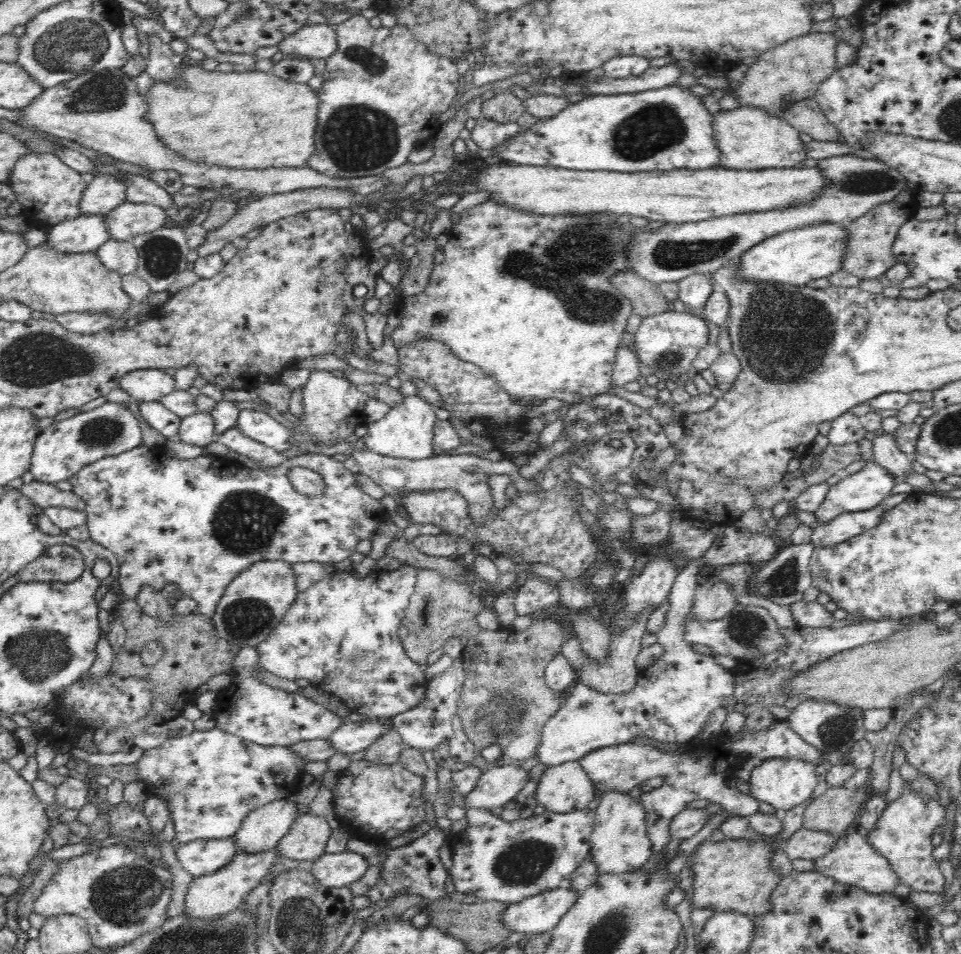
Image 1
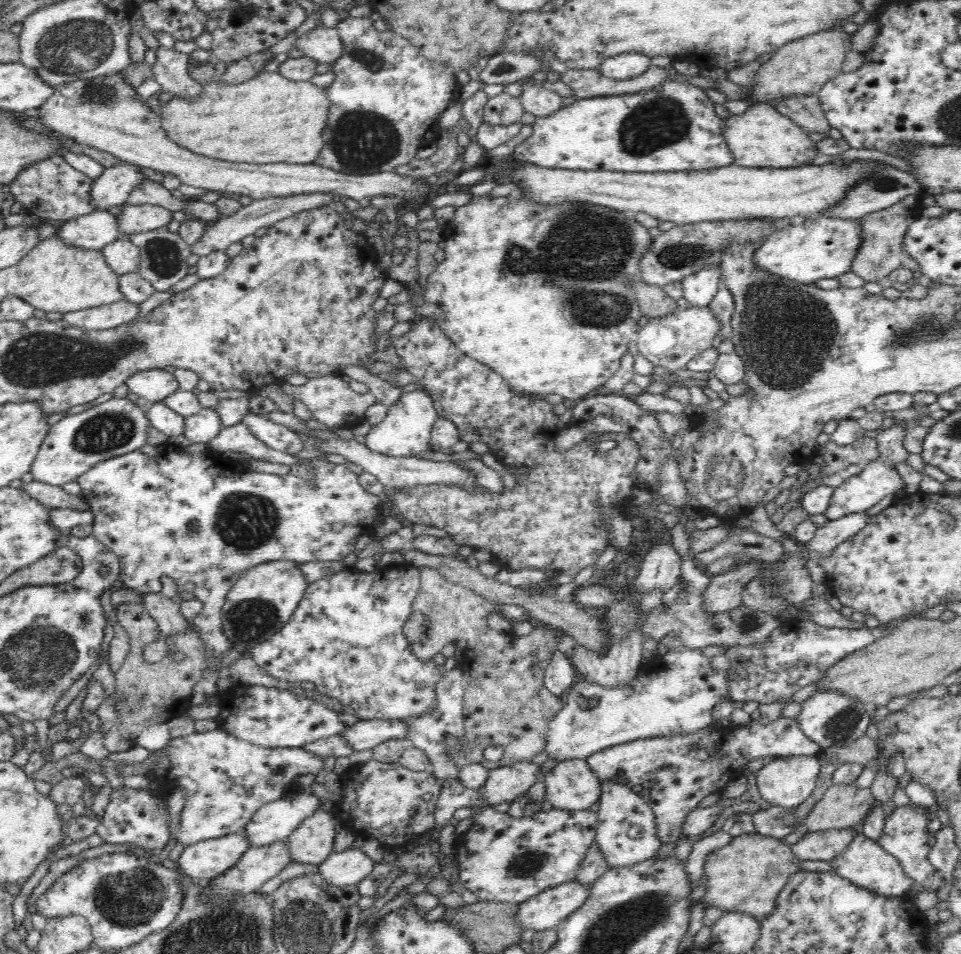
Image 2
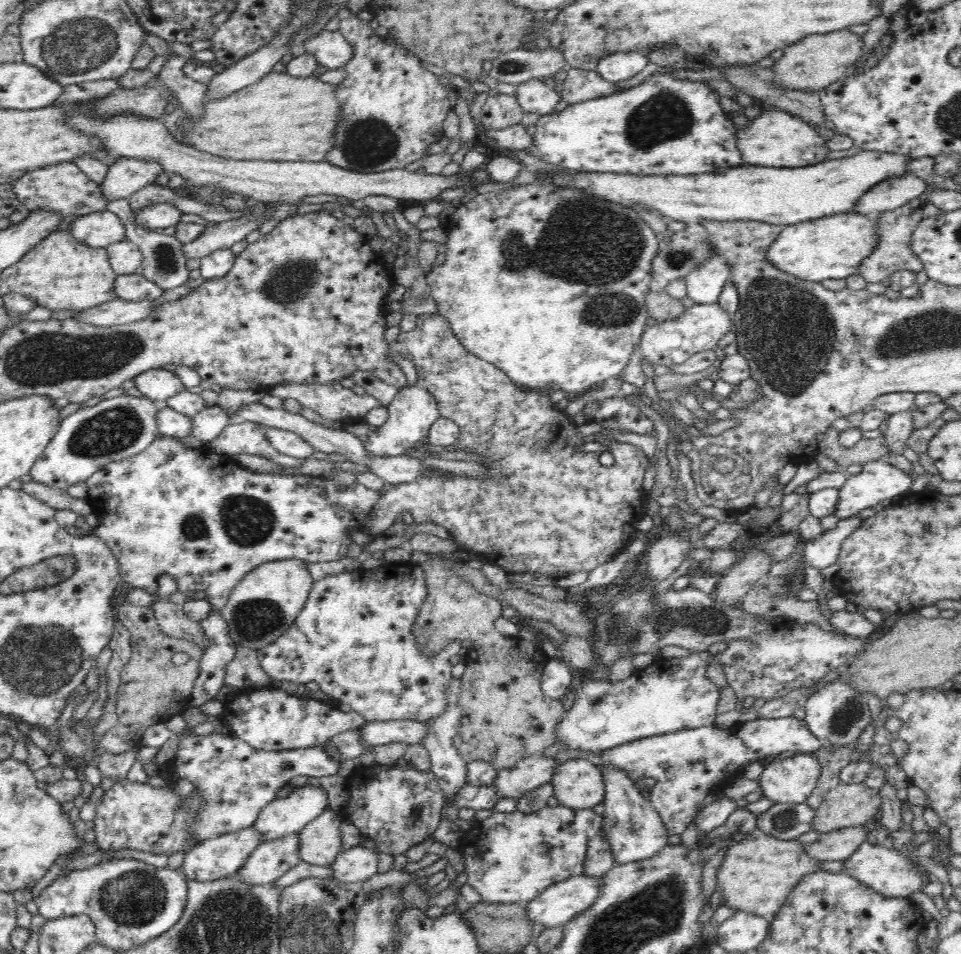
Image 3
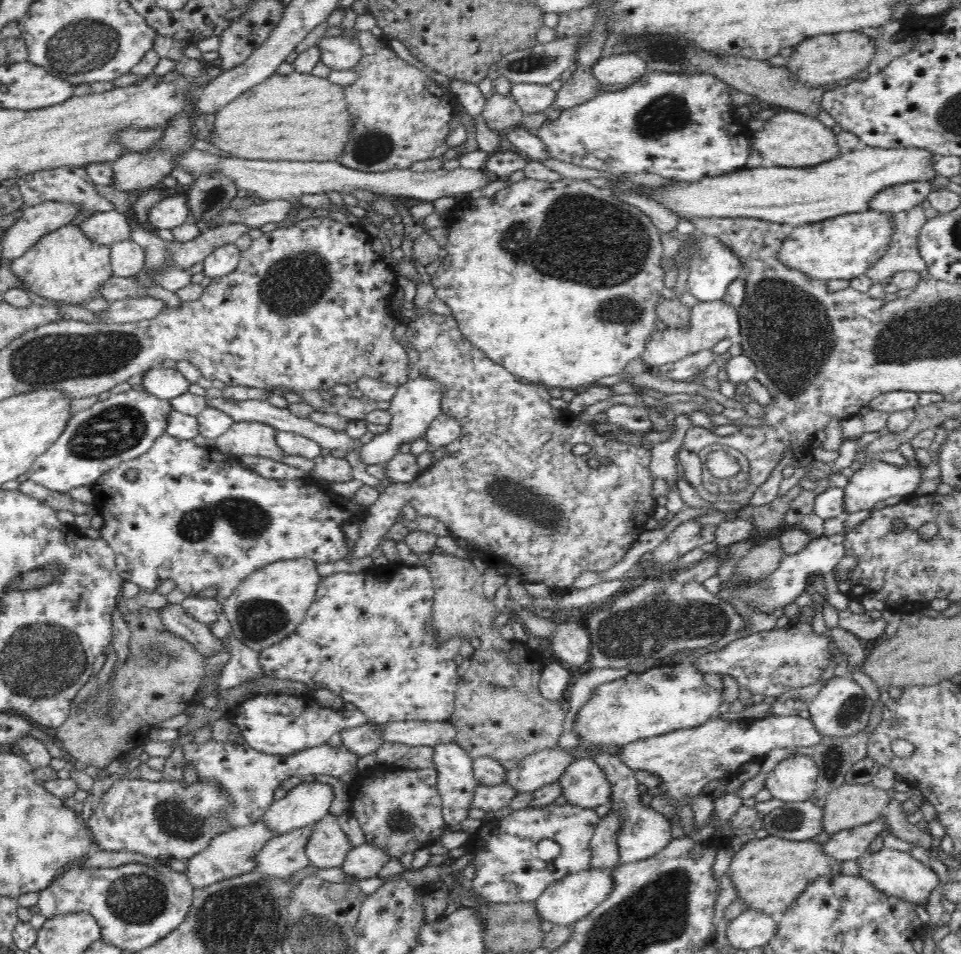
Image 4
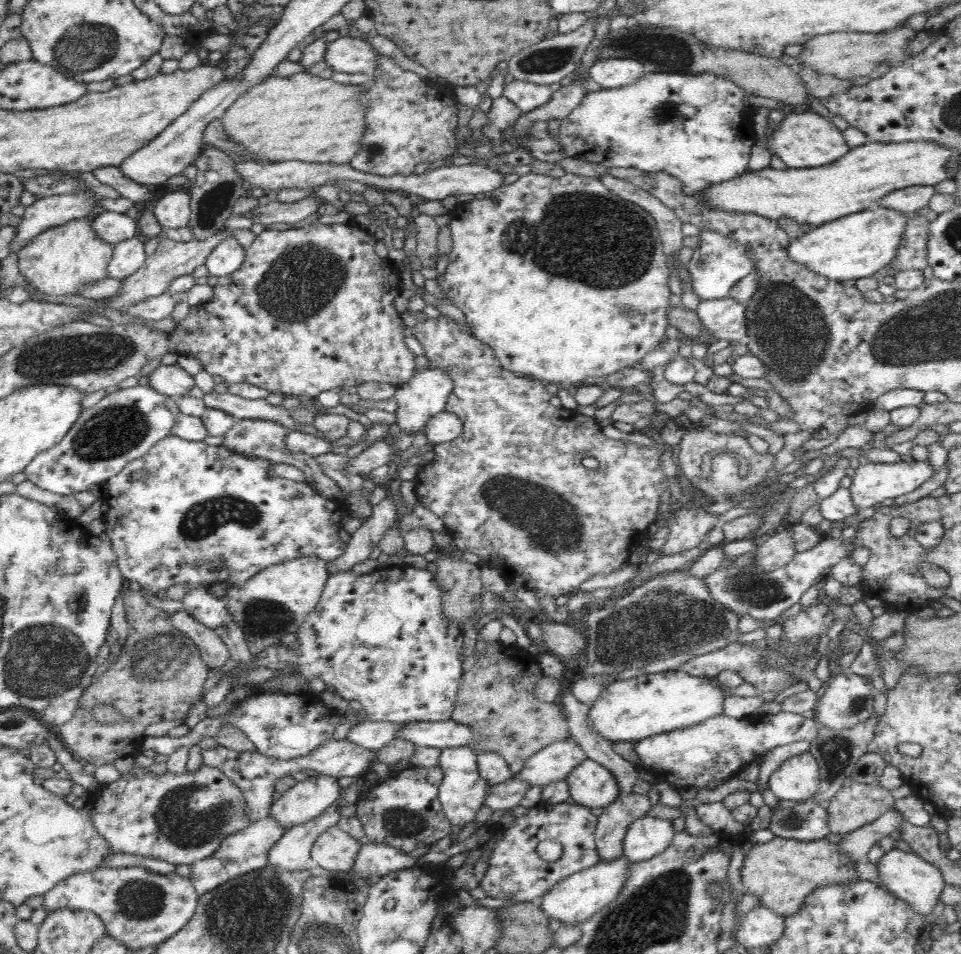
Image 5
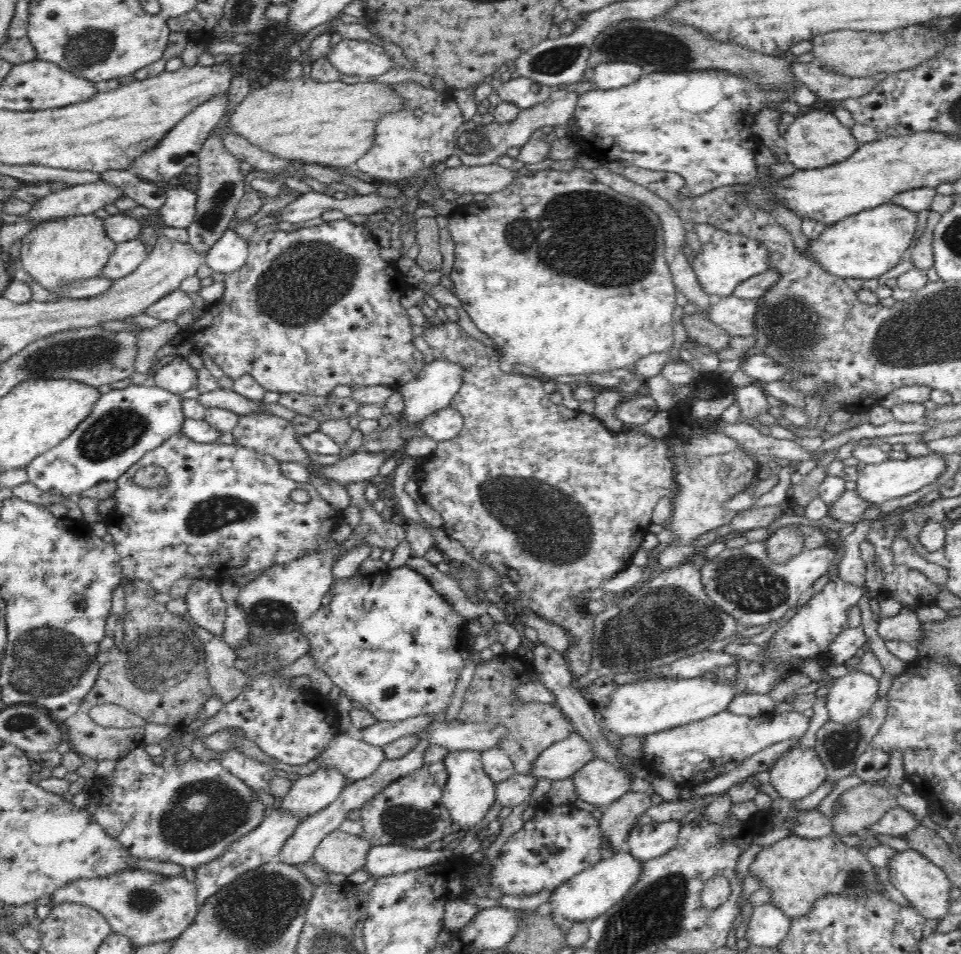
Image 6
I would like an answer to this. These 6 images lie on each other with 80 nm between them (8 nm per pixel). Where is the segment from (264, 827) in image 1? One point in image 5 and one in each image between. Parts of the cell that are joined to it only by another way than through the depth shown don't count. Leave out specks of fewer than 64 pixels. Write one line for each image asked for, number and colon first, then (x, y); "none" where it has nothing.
2: (273, 822)
3: (292, 810)
4: (307, 803)
5: (308, 799)

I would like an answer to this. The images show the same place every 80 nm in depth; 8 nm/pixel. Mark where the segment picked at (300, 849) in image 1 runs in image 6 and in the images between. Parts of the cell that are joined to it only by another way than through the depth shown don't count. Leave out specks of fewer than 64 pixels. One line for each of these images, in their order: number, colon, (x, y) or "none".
2: (312, 842)
3: (320, 841)
4: (327, 846)
5: (335, 850)
6: (340, 852)

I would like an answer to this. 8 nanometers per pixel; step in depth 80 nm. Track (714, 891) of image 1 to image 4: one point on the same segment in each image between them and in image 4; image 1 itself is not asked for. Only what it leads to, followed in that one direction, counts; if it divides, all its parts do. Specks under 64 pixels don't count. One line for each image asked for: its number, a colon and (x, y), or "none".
2: (746, 875)
3: (757, 873)
4: (769, 873)

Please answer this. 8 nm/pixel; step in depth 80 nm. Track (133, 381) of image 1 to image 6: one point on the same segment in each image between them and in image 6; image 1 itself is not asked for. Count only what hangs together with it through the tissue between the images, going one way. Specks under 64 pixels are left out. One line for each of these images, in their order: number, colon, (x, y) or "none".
2: (153, 386)
3: (158, 384)
4: (165, 383)
5: (172, 380)
6: (177, 376)

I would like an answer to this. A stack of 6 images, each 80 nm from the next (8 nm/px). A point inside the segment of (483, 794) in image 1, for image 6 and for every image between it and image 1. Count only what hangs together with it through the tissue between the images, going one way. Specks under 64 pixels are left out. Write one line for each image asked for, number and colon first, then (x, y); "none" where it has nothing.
2: (505, 784)
3: (528, 774)
4: (540, 768)
5: (552, 763)
6: (559, 761)

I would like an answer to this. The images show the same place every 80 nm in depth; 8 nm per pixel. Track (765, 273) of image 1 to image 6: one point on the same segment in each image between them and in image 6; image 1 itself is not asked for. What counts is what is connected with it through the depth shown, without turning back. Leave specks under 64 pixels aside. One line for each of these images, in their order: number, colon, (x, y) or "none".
2: (820, 247)
3: (833, 246)
4: (845, 246)
5: (855, 246)
6: (865, 245)

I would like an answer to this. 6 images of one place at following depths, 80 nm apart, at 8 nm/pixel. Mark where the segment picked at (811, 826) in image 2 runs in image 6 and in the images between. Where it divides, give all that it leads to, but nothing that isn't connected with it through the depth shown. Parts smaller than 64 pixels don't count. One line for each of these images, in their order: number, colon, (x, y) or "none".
3: (848, 805)
4: (851, 805)
5: (856, 804)
6: (856, 809)

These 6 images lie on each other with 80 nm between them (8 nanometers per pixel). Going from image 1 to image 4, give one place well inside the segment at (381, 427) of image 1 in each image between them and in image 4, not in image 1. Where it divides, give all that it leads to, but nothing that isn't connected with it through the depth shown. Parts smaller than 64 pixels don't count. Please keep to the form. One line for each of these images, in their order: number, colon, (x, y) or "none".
2: (406, 431)
3: (411, 414)
4: (417, 402)

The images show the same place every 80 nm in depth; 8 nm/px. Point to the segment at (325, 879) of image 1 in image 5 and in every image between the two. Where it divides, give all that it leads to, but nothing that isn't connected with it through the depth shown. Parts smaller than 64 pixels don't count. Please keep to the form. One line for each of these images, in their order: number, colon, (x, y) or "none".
2: (348, 867)
3: (357, 864)
4: (363, 861)
5: (373, 859)

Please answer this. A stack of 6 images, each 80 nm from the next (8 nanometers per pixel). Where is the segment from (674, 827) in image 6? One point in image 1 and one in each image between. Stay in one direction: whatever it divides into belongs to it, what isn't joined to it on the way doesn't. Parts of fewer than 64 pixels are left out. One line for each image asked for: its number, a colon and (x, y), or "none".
1: (619, 842)
2: (626, 829)
3: (635, 831)
4: (644, 832)
5: (647, 836)

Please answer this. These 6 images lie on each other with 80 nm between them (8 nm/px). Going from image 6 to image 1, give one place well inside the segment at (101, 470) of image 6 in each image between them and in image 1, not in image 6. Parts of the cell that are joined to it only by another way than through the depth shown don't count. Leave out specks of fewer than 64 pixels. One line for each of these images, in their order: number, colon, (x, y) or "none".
1: (63, 448)
2: (73, 445)
3: (114, 429)
4: (122, 427)
5: (123, 426)

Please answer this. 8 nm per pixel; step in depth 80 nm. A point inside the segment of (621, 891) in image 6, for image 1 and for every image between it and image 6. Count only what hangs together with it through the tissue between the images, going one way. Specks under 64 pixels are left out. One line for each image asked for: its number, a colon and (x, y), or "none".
1: (540, 913)
2: (545, 911)
3: (556, 905)
4: (572, 898)
5: (574, 899)

